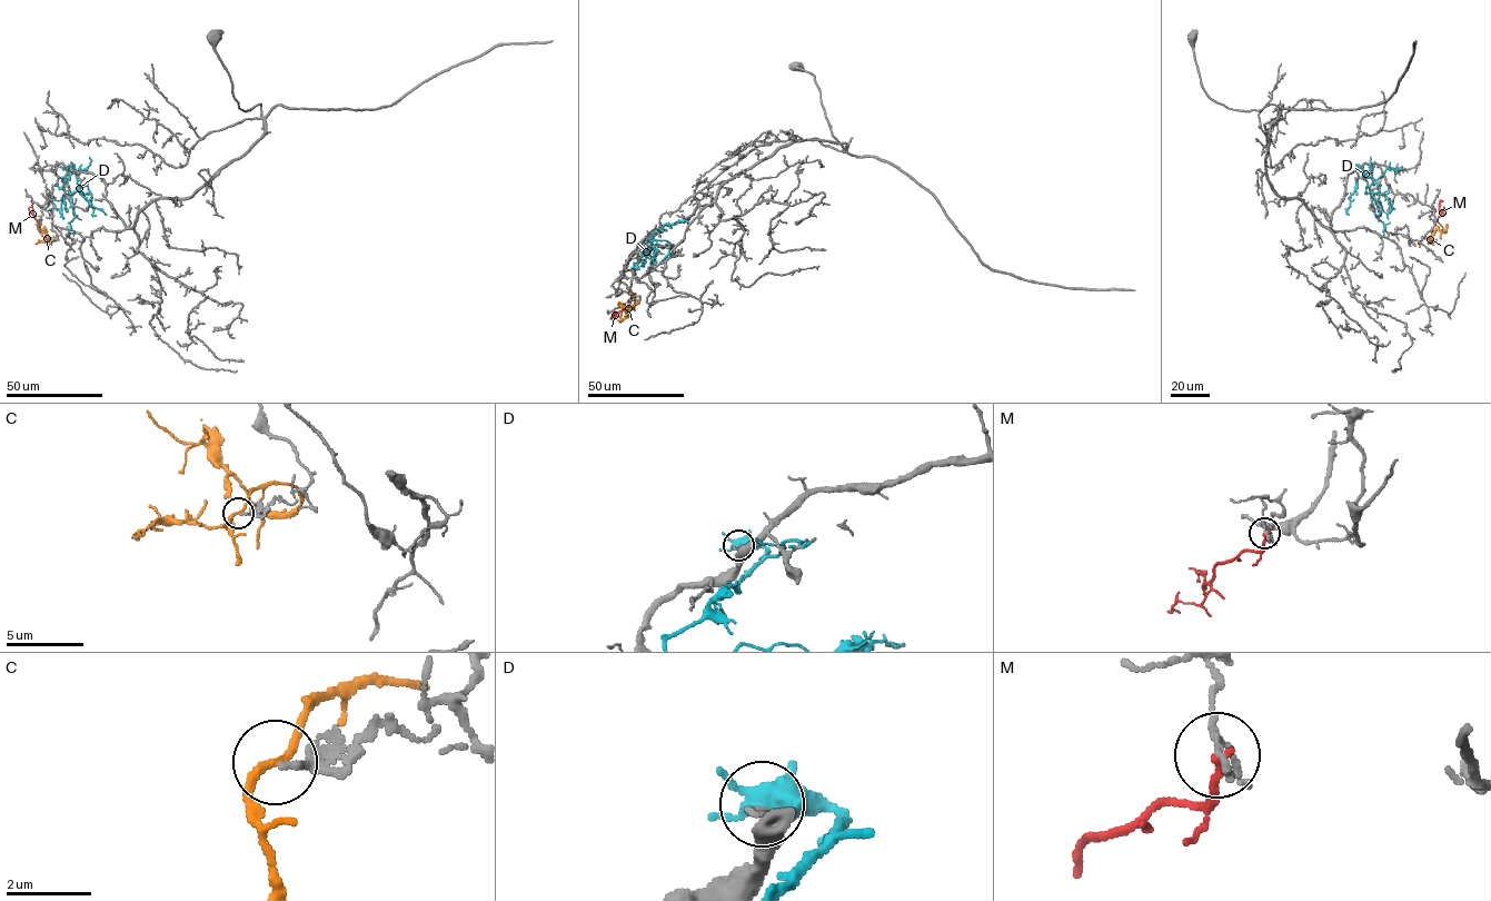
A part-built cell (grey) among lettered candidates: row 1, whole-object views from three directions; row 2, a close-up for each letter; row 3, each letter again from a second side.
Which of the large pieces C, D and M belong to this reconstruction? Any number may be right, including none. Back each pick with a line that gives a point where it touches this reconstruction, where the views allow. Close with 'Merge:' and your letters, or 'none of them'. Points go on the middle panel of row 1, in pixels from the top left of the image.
Merge: none of them

